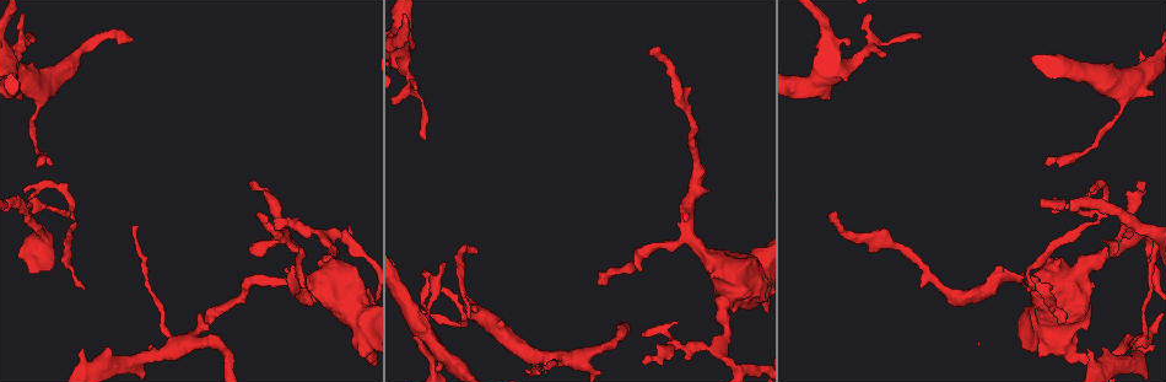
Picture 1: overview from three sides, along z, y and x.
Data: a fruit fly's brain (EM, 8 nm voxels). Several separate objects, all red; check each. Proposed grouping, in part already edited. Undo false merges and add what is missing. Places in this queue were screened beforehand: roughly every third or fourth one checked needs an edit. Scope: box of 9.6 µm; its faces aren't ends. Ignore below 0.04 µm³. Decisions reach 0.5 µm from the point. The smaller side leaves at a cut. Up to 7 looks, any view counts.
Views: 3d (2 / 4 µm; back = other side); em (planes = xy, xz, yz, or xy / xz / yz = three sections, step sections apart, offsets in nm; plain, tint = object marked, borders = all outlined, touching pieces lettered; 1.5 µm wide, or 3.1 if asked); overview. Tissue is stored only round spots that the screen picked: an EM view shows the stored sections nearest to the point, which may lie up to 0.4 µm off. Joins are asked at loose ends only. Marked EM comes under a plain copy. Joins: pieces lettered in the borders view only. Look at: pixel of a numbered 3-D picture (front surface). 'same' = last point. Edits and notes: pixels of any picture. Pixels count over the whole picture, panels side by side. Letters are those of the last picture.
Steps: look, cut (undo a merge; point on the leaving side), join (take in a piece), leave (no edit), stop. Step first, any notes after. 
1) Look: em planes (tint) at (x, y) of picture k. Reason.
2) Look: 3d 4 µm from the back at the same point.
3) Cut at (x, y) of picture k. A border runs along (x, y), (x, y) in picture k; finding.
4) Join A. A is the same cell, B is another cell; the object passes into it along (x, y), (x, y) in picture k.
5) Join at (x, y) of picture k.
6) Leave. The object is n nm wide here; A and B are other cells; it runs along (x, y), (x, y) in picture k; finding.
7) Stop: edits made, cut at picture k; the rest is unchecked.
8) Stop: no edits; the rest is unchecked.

Look: em xz step 4 (tint) at (1146, 237) of picture 1. A narrow waist.

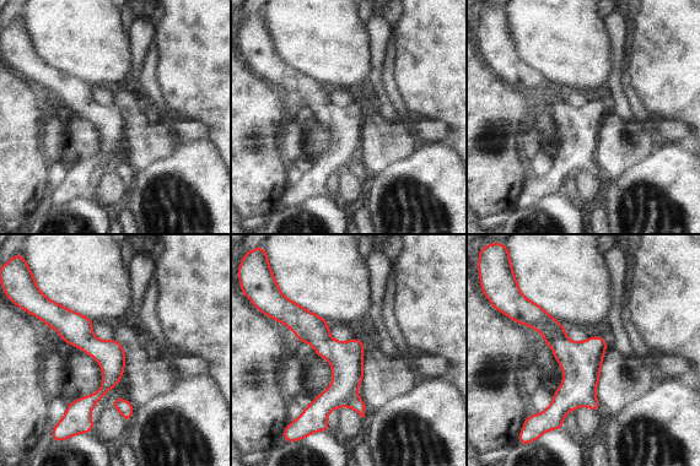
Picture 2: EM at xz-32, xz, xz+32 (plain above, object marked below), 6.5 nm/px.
Look: em planes (borders) at the same point.

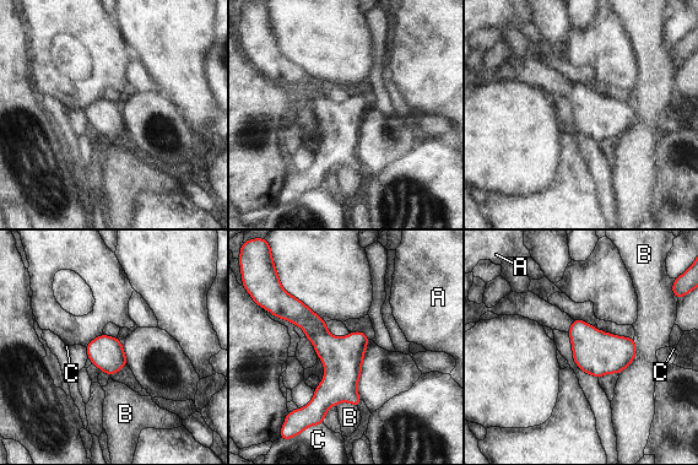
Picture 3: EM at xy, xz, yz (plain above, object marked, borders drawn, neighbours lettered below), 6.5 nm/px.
Leave. The object is 260 nm wide here; A, B and C are other cells; it runs along (280, 293), (342, 361), (356, 401) in picture 3; all the same neuron.

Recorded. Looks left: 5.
Look: 3d 4 µm from the back at (1145, 182) of picture 1. Branch stops here.

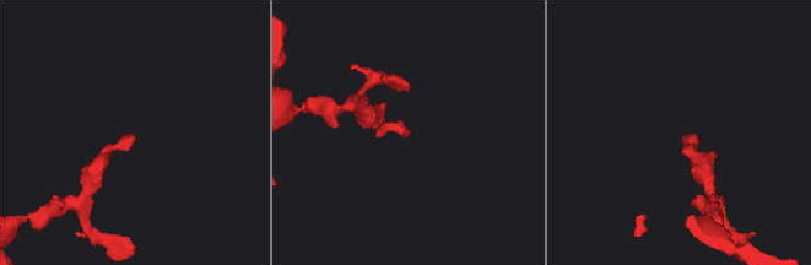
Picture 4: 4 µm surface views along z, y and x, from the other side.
Look: em yz step 4 (borders) at (408, 135) of picture 4. Need the tissue.

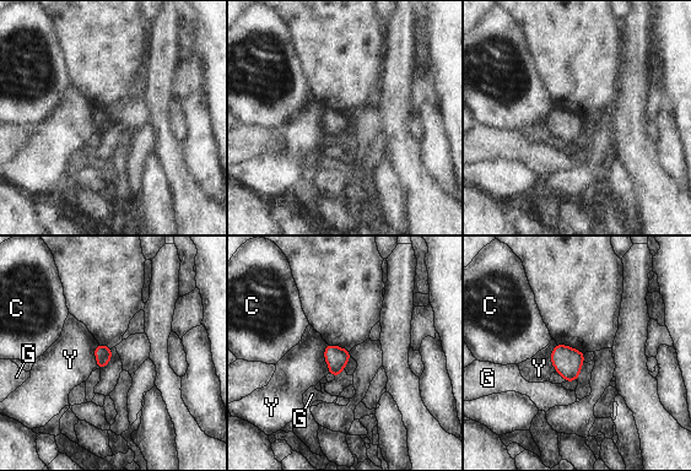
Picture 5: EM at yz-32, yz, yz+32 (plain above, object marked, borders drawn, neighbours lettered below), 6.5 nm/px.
Leave. C, G and Y are other cells; a border runs along (327, 345), (324, 359), (329, 373) in picture 5; no lettered piece goes on from it.

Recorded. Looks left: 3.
Look: em xy step 8 (borders) at (32, 35) of picture 1.

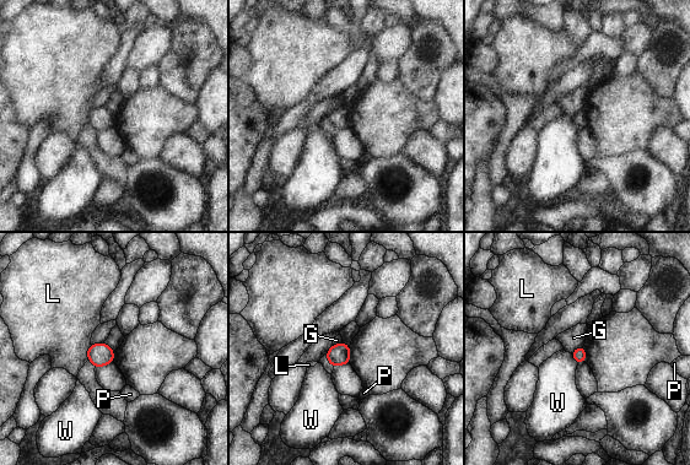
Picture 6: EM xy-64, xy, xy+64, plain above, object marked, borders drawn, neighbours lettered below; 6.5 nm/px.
Leave. The object is 140 nm wide here; G, L, P and W are other cells; a border runs along (91, 345), (87, 350), (87, 360) in picture 6; none of them fits.

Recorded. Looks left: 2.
Stop: no edits; the rest is unchecked.

